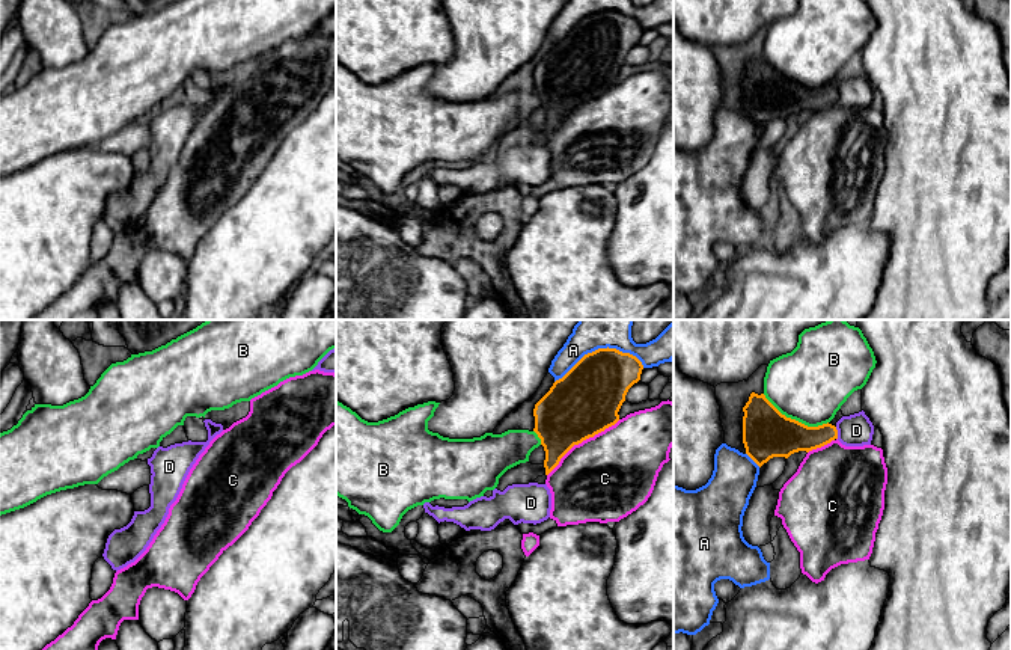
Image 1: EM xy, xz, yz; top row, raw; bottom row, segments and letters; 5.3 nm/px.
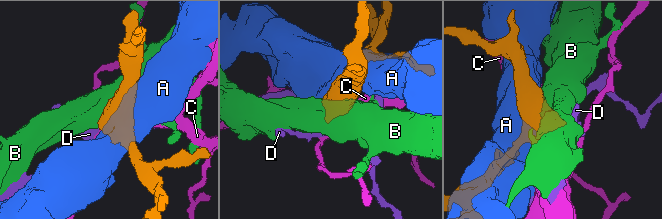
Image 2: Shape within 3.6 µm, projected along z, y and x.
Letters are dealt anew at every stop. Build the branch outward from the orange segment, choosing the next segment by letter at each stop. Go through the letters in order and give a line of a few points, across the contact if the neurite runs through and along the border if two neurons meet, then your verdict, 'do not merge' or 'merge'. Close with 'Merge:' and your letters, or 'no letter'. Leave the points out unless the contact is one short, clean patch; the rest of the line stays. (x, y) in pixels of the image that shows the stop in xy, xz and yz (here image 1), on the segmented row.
A: do not merge
B: do not merge
C: do not merge
D: line yz (835, 427), (838, 438); do not merge
Merge: no letter

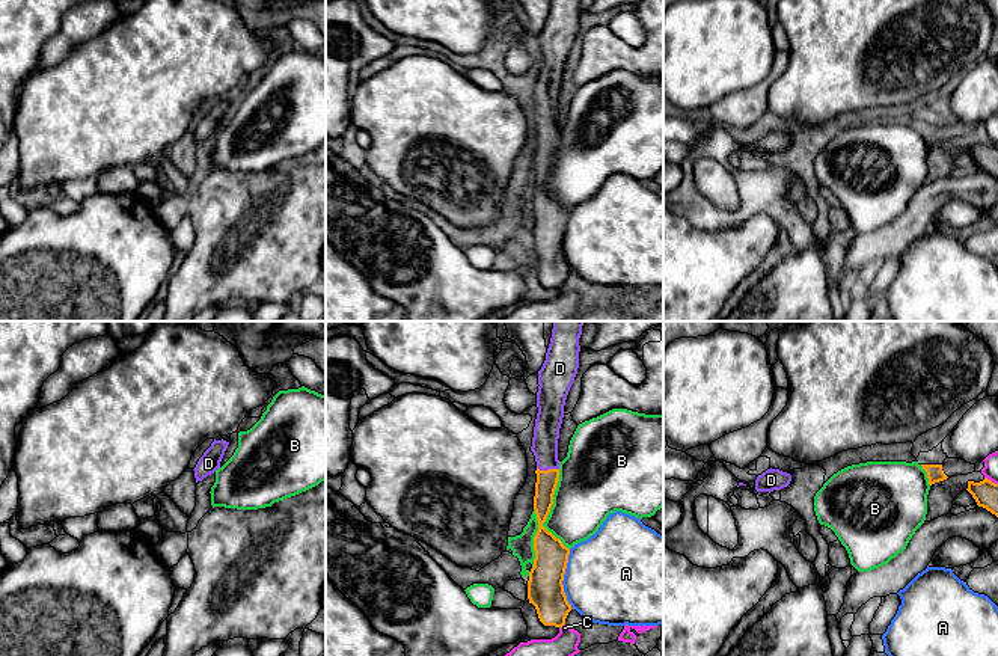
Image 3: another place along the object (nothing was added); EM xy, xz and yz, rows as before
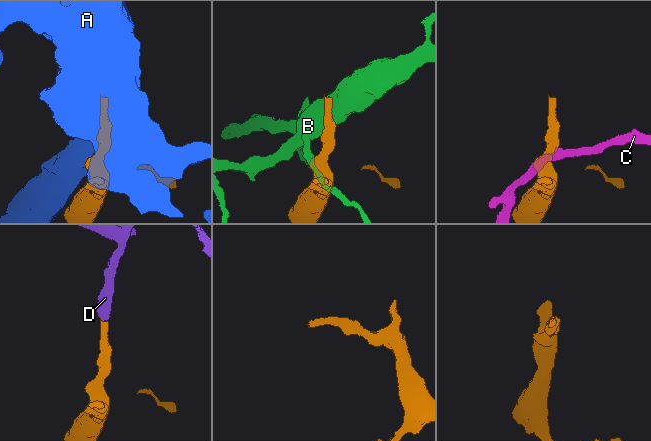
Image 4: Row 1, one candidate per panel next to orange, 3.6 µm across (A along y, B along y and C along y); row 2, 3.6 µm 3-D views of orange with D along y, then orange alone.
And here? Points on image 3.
A: line xz (569, 549), (563, 591), (573, 608); do not merge
B: do not merge
C: line xz (564, 623), (560, 628); do not merge
D: line xz (546, 483), (549, 469), (544, 444); merge
Merge: D

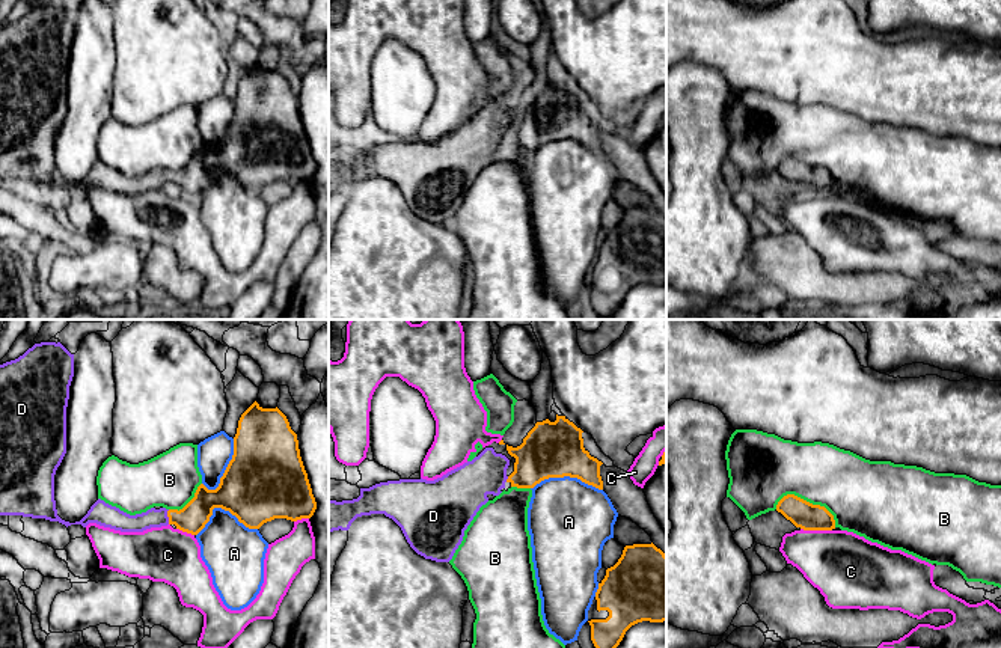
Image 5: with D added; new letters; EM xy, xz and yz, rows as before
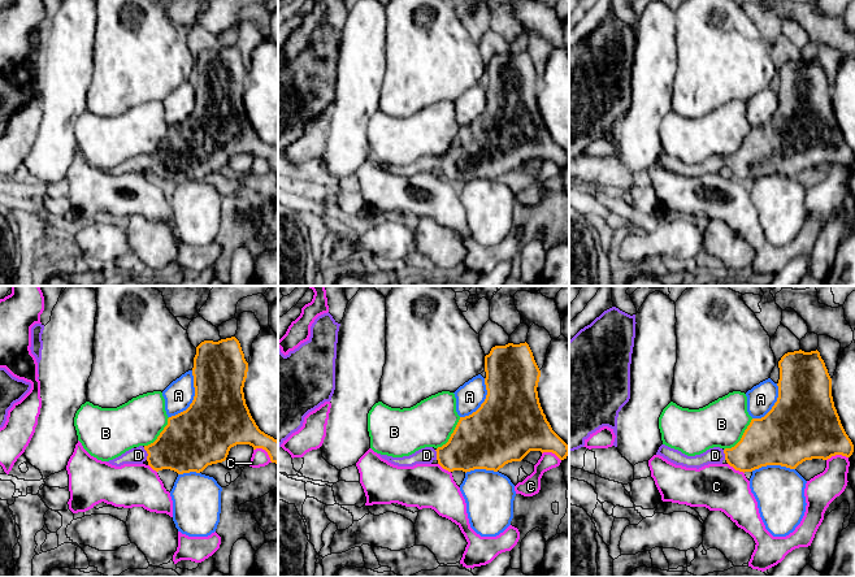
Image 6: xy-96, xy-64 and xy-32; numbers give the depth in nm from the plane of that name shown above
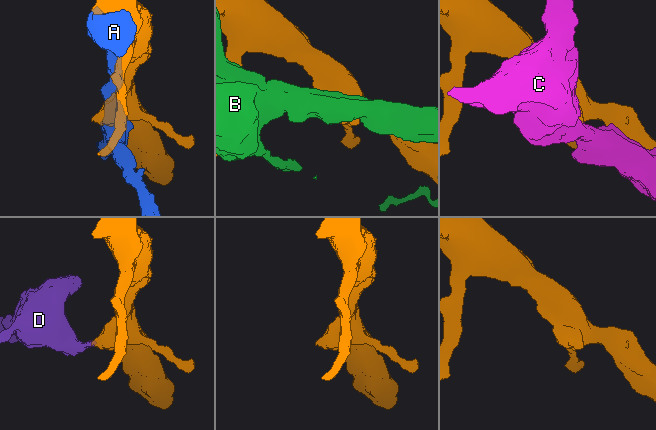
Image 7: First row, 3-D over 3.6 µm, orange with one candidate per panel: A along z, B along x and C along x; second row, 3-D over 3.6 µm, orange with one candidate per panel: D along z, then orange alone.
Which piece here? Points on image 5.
A: do not merge
B: do not merge
C: do not merge
D: line xy (192, 519), (168, 516), (153, 517); merge
Merge: D

